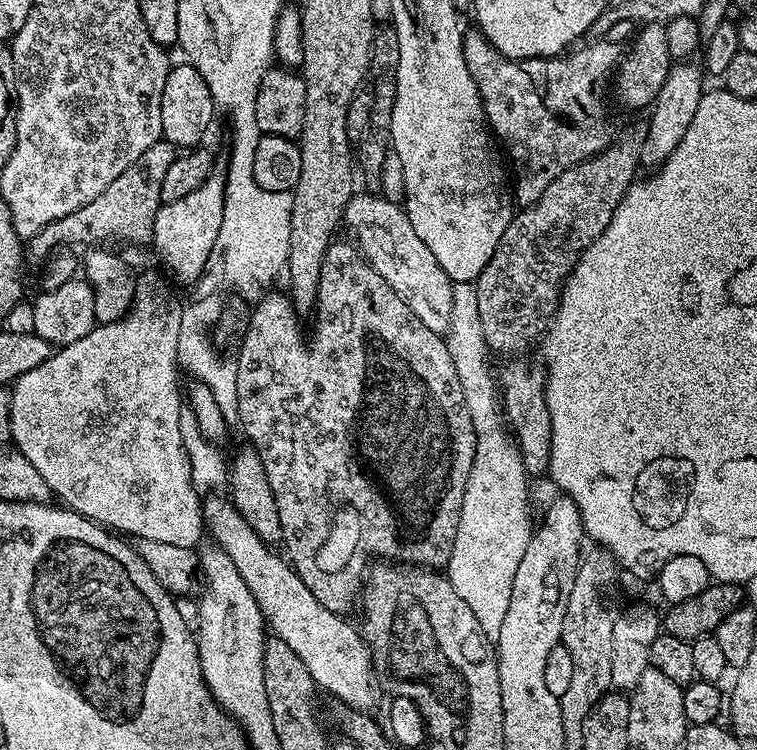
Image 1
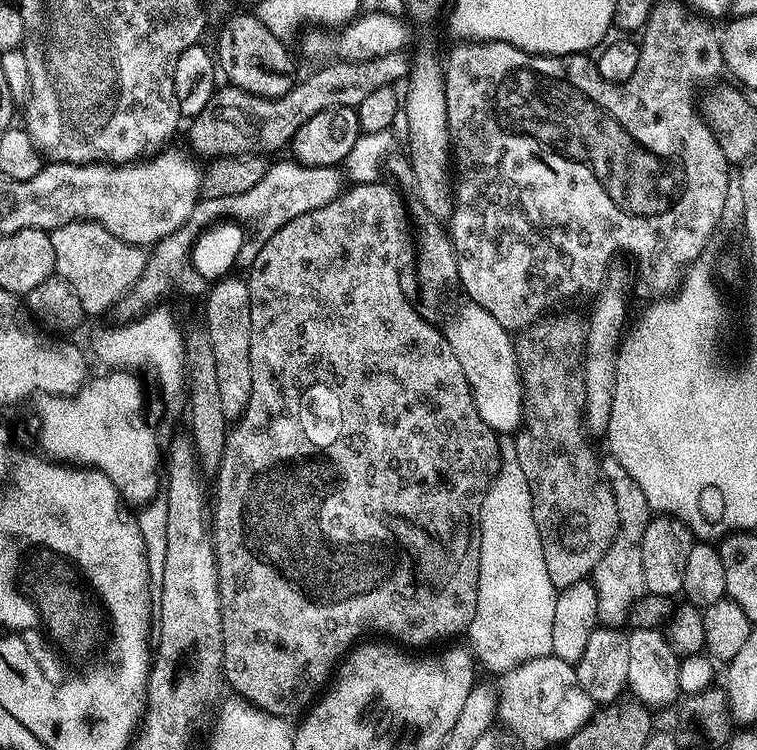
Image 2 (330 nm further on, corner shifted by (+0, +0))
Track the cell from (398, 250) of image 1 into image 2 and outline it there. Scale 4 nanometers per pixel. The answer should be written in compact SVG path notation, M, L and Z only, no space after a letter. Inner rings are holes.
M471 302L465 305L464 320L449 319L443 325L444 337L450 342L450 350L454 350L454 358L458 358L462 366L462 374L466 374L482 422L497 434L515 433L524 418L524 383L520 380L513 337L507 328L494 322L482 306Z

